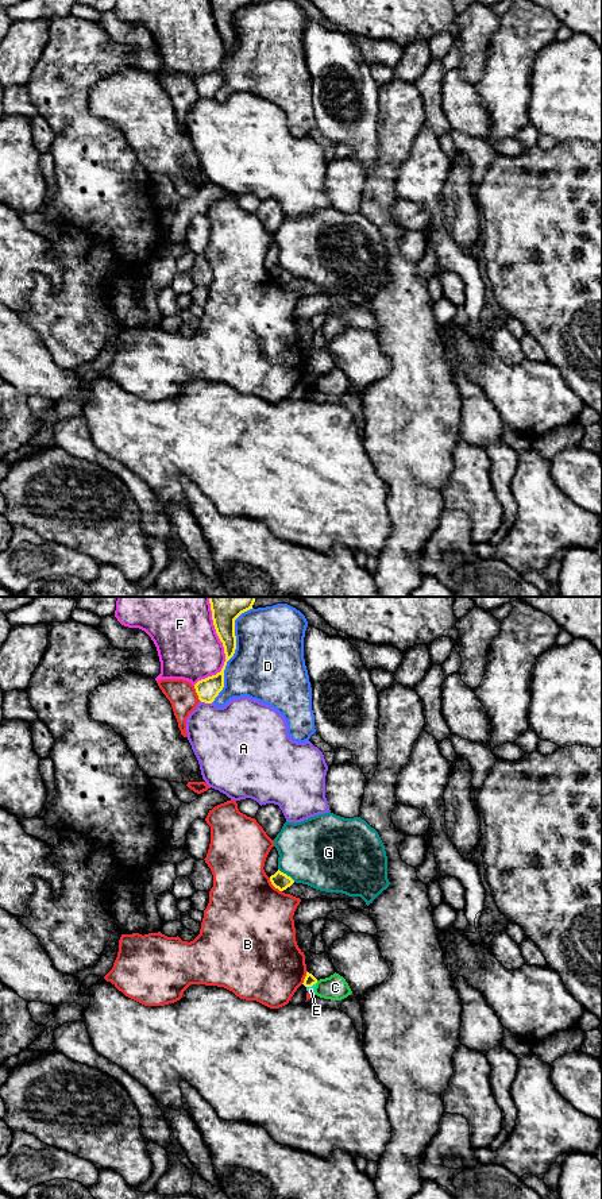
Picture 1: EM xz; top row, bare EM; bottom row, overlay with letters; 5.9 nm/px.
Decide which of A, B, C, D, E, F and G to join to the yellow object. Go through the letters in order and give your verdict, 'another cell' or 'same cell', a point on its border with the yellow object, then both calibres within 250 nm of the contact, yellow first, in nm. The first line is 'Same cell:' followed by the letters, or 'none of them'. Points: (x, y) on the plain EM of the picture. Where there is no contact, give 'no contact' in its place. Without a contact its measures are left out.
Same cell: none of them
A: another cell; meets yellow in xz at (207, 97); 140 nm thick on the yellow side, 400 nm on the other
B: another cell; meets yellow in xz at (274, 281); 100 nm thick on the yellow side, 500 nm on the other
C: another cell; meets yellow in xz at (316, 377); 70 nm thick on the yellow side, 150 nm on the other
D: another cell; meets yellow in xz at (234, 47); 140 nm thick on the yellow side, 440 nm on the other
E: another cell; meets yellow in xz at (311, 381); 70 nm thick on the yellow side, 40 nm on the other
F: another cell; meets yellow in xz at (224, 46); 140 nm thick on the yellow side, 380 nm on the other
G: another cell; meets yellow in xz at (285, 269); 100 nm thick on the yellow side, 420 nm on the other

